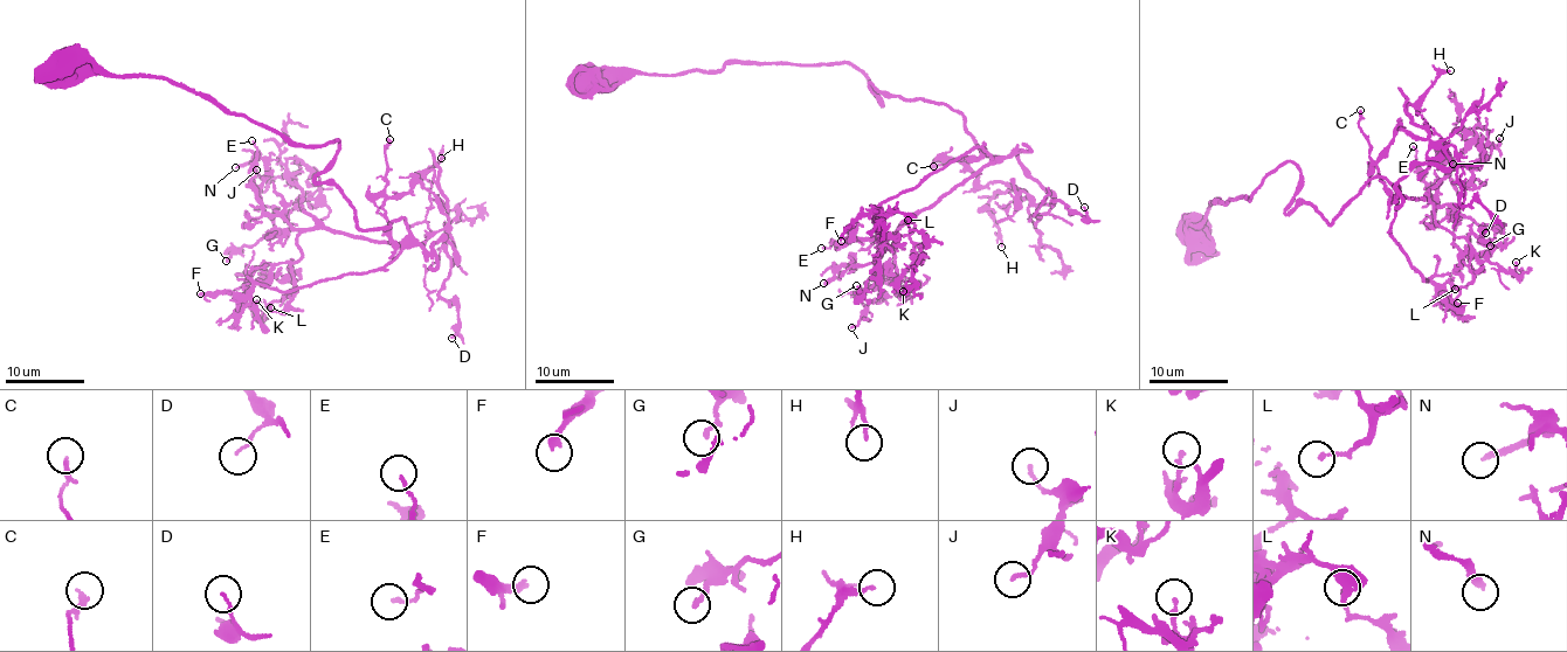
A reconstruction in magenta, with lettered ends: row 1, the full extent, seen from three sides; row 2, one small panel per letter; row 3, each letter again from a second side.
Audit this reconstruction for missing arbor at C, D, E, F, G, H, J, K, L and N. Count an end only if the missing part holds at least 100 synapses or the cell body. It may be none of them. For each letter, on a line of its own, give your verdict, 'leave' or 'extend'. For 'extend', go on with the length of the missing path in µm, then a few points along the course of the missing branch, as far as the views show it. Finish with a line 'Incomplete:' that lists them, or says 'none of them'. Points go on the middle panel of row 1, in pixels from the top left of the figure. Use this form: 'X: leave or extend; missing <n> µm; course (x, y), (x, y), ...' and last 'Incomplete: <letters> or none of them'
C: leave
D: leave
E: leave
F: leave
G: leave
H: leave
J: leave
K: leave
L: leave
N: leave
Incomplete: none of them

